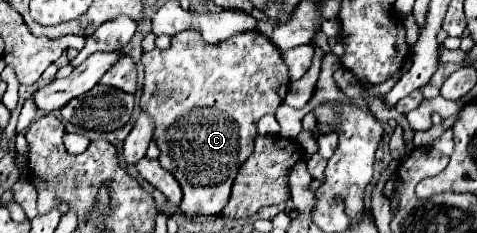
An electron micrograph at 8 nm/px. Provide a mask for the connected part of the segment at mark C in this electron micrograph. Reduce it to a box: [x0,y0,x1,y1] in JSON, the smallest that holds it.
[141,31,289,215]

